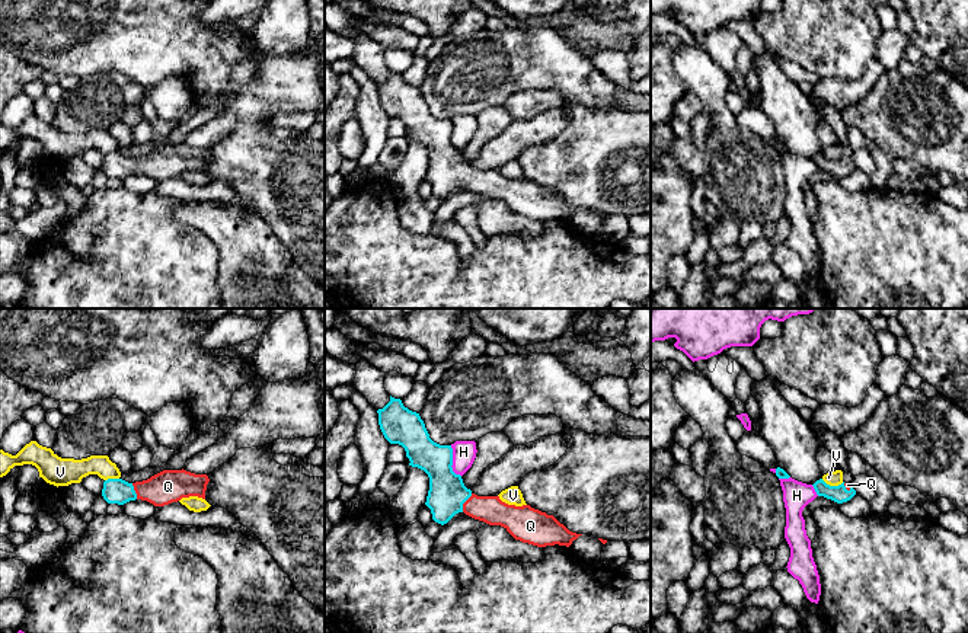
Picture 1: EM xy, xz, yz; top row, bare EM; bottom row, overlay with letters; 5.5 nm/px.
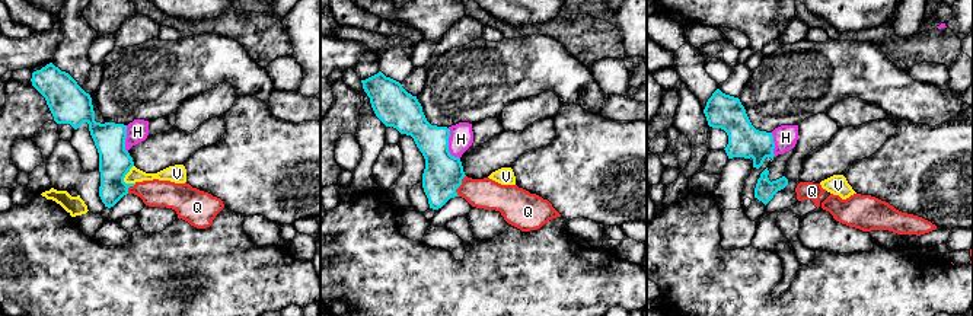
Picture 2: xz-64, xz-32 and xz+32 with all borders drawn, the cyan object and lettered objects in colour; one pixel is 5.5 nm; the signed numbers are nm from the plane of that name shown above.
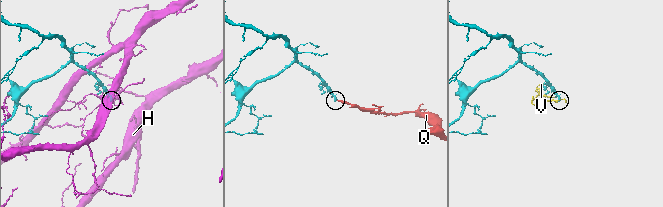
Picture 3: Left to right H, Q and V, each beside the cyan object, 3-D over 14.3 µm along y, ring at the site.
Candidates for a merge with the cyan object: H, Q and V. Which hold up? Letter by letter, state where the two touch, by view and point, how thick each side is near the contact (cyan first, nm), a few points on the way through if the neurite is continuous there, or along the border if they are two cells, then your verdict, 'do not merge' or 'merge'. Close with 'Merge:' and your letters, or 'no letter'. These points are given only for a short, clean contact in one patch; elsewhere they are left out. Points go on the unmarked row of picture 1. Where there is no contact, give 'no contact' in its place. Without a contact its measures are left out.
H: contact xz (451, 136); calibres 200 and 130 nm; border xz (450, 120), (451, 143), (460, 150); do not merge
Q: contact xz (465, 175); calibres 200 and 160 nm; way xz (447, 168), (465, 175), (475, 181), (491, 184); merge
V: contact yz (833, 160); calibres 100 and 80 nm; border yz (821, 153), (830, 159), (840, 159), (843, 156); do not merge
Merge: Q

